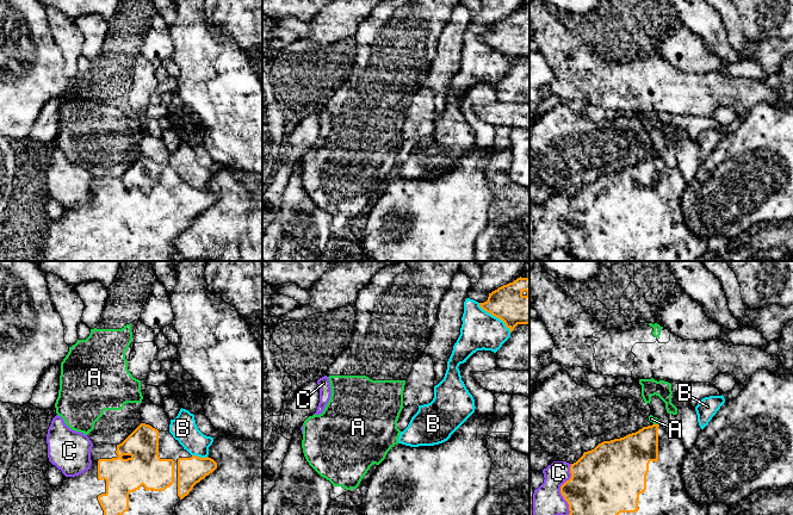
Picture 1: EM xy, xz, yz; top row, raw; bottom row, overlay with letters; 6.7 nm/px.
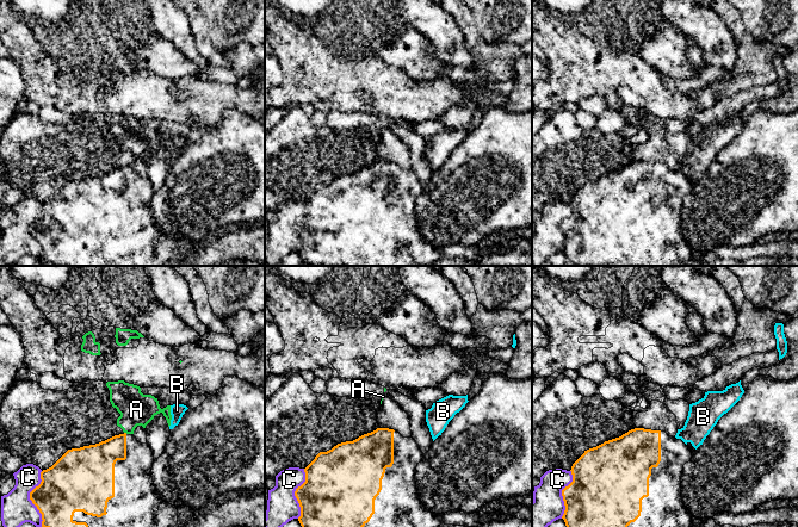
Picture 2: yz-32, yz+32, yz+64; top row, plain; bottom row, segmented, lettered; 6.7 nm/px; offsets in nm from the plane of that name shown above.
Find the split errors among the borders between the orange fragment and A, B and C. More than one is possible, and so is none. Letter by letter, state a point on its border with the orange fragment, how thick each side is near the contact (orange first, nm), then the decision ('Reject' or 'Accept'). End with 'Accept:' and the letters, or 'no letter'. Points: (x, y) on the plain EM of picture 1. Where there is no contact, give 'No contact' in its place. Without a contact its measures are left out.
A: Touches orange at yz (656, 157). Thickness 260 nm (orange) against 50 nm. Reject
B: Touches orange at xz (495, 49). Thickness 240 nm (orange) against 260 nm. Reject
C: Touches orange at yz (561, 224). Thickness 420 nm (orange) against 200 nm. Reject
Accept: no letter

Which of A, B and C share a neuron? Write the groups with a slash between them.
A / B / C

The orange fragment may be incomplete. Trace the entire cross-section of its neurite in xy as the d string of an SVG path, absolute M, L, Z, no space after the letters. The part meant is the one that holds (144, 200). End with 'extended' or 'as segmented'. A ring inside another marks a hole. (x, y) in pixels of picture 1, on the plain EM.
M141 156L119 178L93 178L91 182L91 201L75 210L64 210L60 219L51 219L44 243L44 261L186 261L175 247L176 237L190 227L193 219L217 201L217 196L206 190L191 188L169 165L159 165L149 157Z | extended

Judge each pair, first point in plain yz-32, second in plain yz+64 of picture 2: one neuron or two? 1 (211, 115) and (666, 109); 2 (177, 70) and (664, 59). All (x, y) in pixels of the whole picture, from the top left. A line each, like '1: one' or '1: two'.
1: one
2: one

